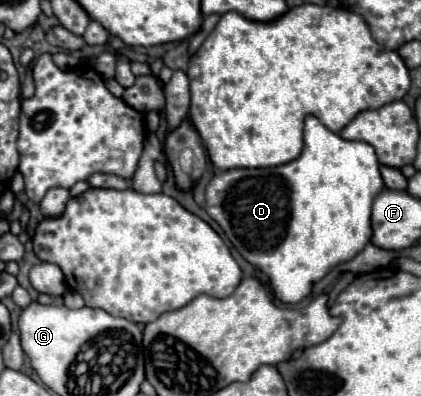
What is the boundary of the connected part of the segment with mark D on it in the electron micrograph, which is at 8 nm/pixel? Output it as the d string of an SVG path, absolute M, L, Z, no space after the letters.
M307 116L305 118L305 130L303 130L303 138L305 138L305 146L303 146L303 152L299 158L287 162L287 164L281 164L281 166L275 166L275 168L237 168L237 170L223 170L223 172L217 172L211 182L207 184L205 188L205 210L207 214L219 224L219 228L223 230L225 238L233 244L233 248L253 266L257 266L271 282L273 286L273 292L275 292L275 298L285 302L285 304L299 304L303 298L307 298L313 290L313 284L317 284L327 272L331 272L335 266L343 264L343 262L349 262L353 260L363 248L365 244L371 240L371 224L369 224L369 218L371 218L371 204L375 200L375 196L383 190L383 180L381 180L381 174L379 174L379 162L377 162L377 156L375 156L375 150L373 146L369 146L367 142L349 142L349 140L343 140L339 134L327 130L315 116Z

